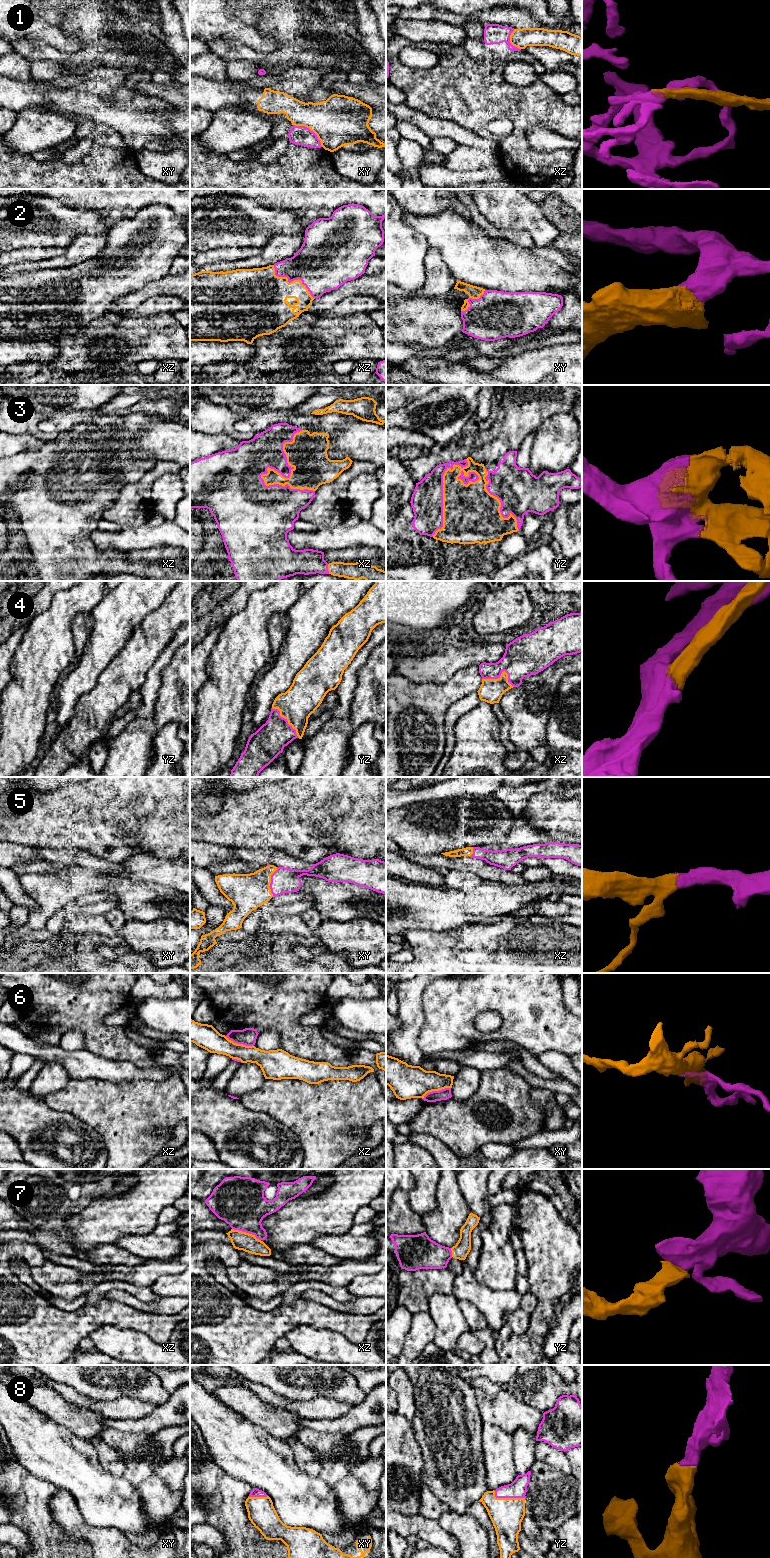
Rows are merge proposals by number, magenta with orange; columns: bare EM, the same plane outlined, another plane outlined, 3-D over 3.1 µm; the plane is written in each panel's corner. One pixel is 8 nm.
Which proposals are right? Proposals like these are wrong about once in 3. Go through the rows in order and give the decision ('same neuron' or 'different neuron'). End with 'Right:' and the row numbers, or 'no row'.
1: different neuron
2: same neuron
3: same neuron
4: same neuron
5: same neuron
6: different neuron
7: same neuron
8: same neuron
Right: 2, 3, 4, 5, 7, 8

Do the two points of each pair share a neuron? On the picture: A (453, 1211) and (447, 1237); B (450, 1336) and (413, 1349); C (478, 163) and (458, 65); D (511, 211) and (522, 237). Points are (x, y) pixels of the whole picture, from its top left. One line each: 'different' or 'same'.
A: same
B: different
C: different
D: different

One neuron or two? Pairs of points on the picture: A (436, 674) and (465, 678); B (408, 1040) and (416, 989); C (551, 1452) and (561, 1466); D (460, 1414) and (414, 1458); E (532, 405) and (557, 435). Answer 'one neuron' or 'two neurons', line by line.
A: two neurons
B: one neuron
C: one neuron
D: two neurons
E: two neurons

